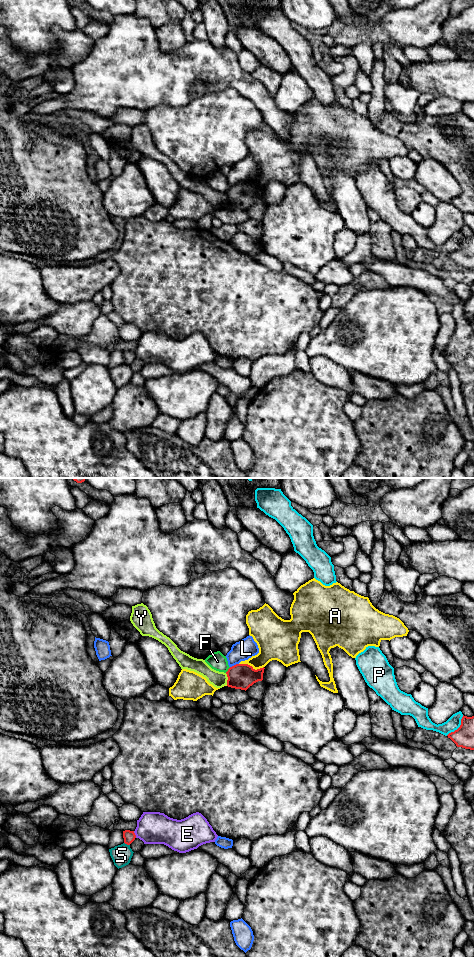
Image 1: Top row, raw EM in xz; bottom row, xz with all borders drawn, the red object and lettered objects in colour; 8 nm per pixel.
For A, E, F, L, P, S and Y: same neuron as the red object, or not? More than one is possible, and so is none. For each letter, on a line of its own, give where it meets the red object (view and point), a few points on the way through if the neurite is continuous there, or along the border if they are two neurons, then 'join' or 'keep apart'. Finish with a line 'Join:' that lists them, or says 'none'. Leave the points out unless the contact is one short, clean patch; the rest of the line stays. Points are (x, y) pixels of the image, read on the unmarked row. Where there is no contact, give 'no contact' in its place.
A: meets red in xz at (251, 186); keep apart
E: meets red in xz at (134, 354); keep apart
F: meets red in xz at (228, 190); keep apart
L: meets red in xz at (234, 185); keep apart
P: meets red in xz at (459, 247); keep apart
S: meets red in xz at (127, 364); keep apart
Y: meets red in xz at (228, 199); border along xz (225, 193), (227, 204); keep apart
Join: none

